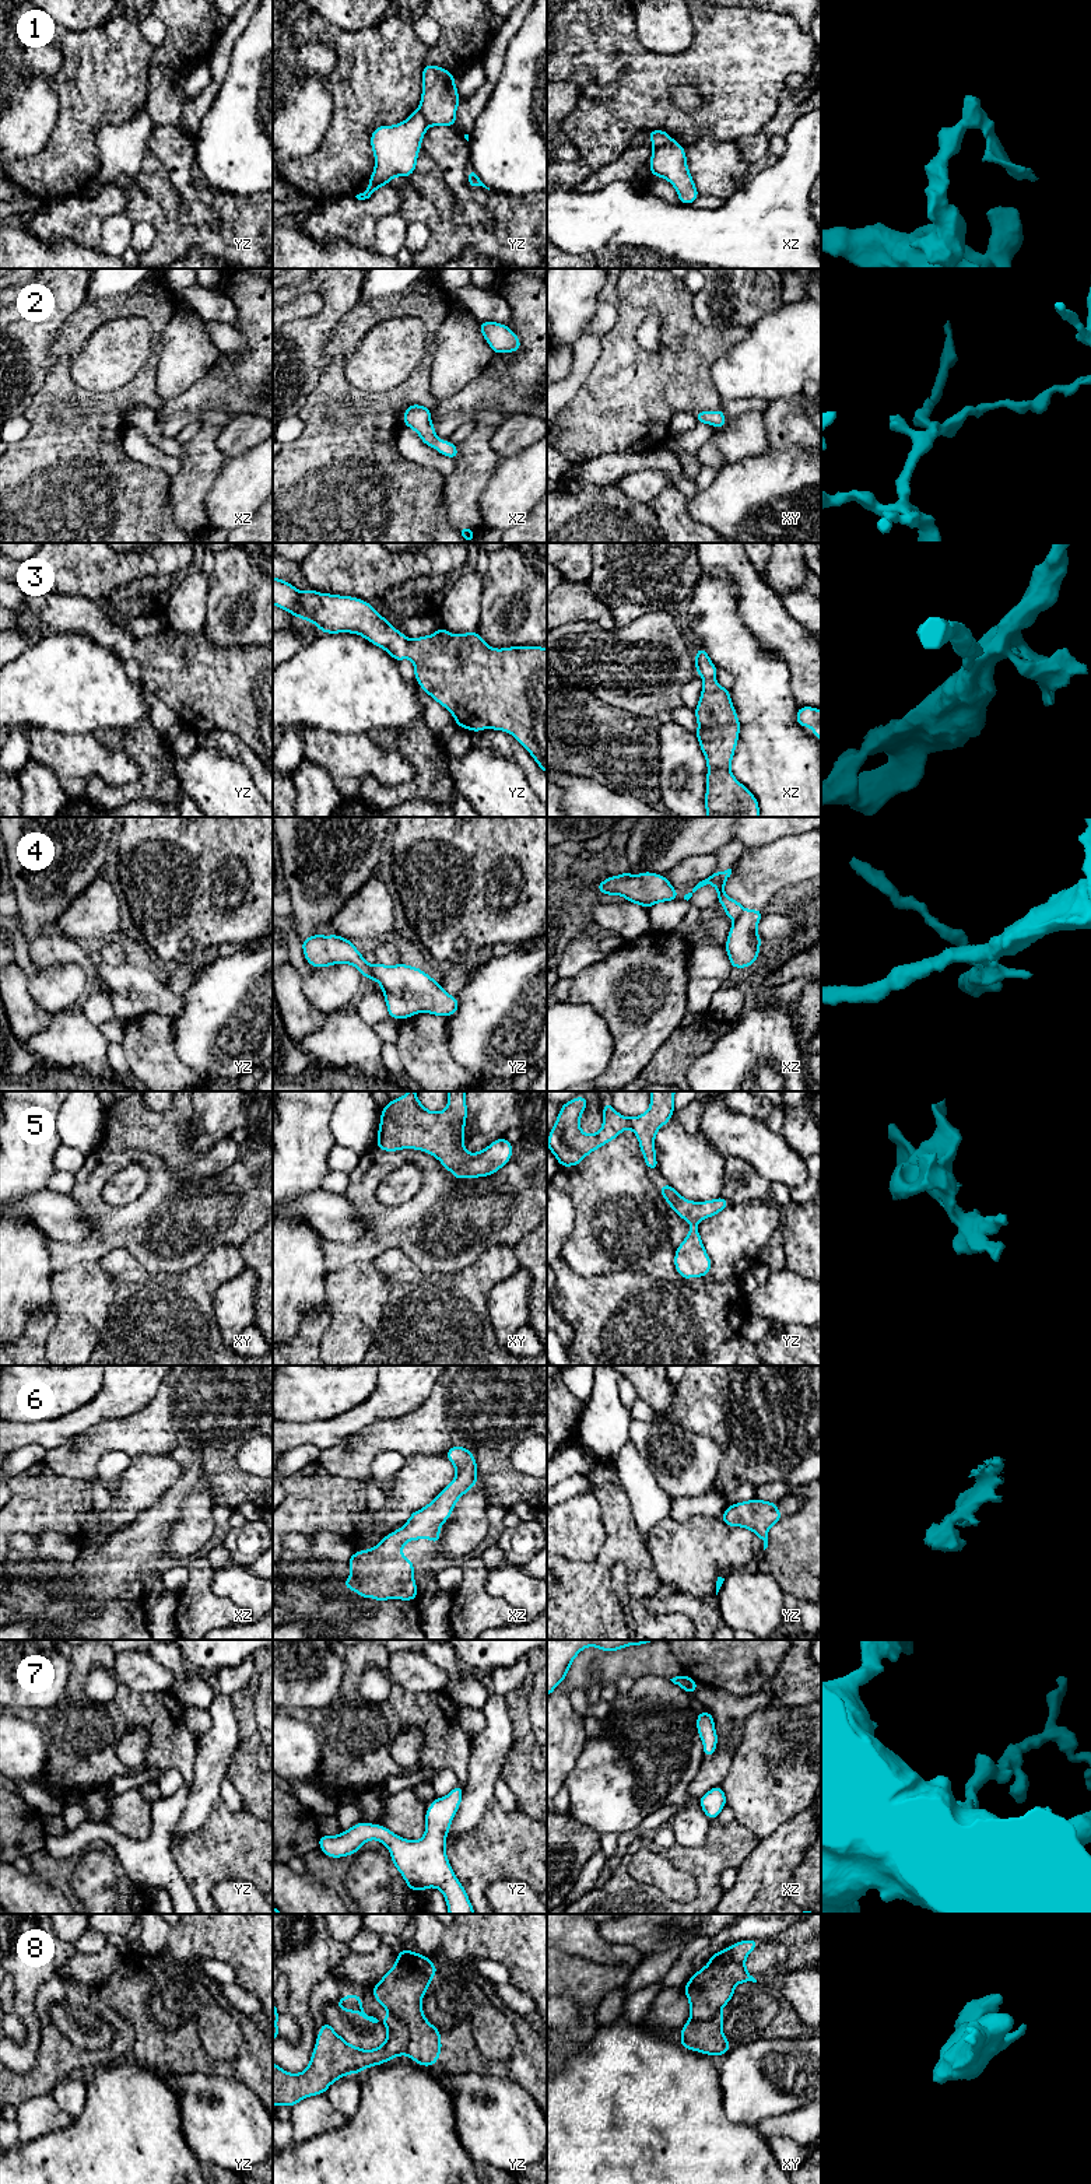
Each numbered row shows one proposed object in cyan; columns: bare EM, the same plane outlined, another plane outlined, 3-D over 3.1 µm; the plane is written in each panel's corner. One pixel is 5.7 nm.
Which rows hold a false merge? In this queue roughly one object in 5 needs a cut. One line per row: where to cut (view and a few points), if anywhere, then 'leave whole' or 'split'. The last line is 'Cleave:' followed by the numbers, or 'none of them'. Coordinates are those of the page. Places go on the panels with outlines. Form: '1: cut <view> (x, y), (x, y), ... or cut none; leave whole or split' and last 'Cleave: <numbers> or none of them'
1: cut xz (674, 142), (653, 144); split
2: cut none; leave whole
3: cut none; leave whole
4: cut yz (368, 966), (372, 978); split
5: cut none; leave whole
6: cut none; leave whole
7: cut none; leave whole
8: cut yz (389, 2011), (399, 2016), (407, 2028), (409, 2043), (404, 2053); split
Cleave: 1, 4, 8

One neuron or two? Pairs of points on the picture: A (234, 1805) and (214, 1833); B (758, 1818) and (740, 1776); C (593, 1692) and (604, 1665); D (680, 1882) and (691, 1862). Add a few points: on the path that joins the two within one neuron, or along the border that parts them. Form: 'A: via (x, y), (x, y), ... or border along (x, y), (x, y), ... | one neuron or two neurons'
A: border along (220, 1797), (231, 1811), (244, 1811) | two neurons
B: via (751, 1808), (751, 1799), (743, 1785) | one neuron
C: border along (597, 1671), (592, 1675), (586, 1690) | two neurons
D: border along (681, 1868), (694, 1876) | two neurons

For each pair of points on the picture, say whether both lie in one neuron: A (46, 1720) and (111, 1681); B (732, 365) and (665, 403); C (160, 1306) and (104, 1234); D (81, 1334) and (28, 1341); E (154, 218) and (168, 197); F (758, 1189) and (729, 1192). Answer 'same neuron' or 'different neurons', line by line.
A: different neurons
B: different neurons
C: different neurons
D: different neurons
E: different neurons
F: same neuron

